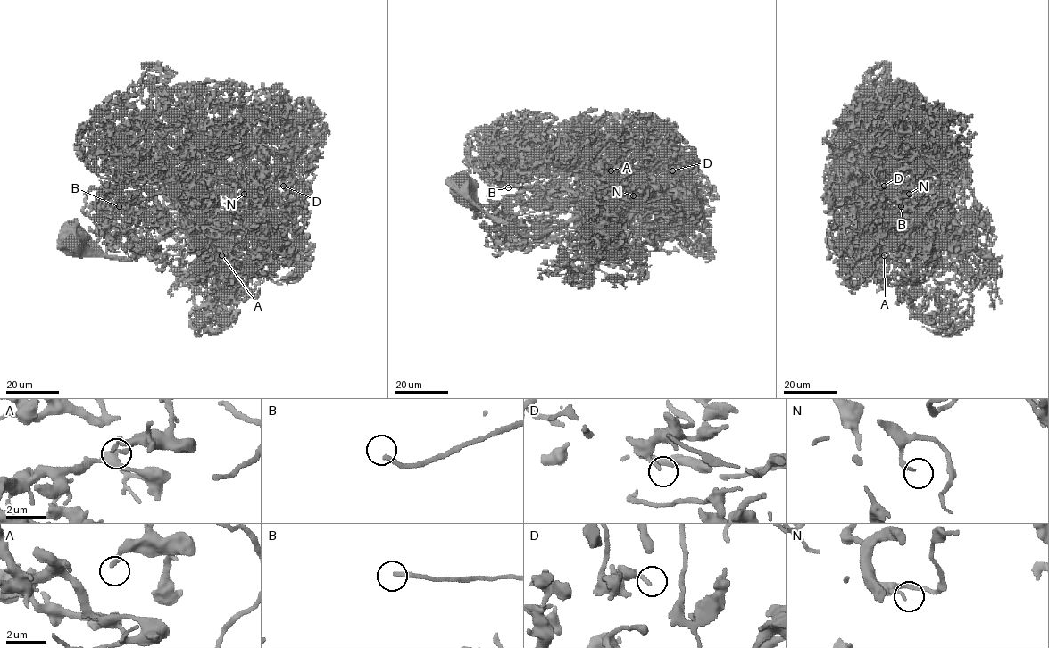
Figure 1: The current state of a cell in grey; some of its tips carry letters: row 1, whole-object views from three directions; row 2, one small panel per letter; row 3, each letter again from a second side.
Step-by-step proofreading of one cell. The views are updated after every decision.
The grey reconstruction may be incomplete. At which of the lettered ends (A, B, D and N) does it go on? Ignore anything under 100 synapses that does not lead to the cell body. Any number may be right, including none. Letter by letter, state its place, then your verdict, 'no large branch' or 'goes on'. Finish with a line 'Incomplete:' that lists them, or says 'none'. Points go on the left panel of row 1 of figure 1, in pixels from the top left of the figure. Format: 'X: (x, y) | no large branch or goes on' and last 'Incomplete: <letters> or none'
A: (221, 255) | no large branch
B: (119, 206) | goes on
D: (283, 186) | no large branch
N: (244, 194) | no large branch
Incomplete: B

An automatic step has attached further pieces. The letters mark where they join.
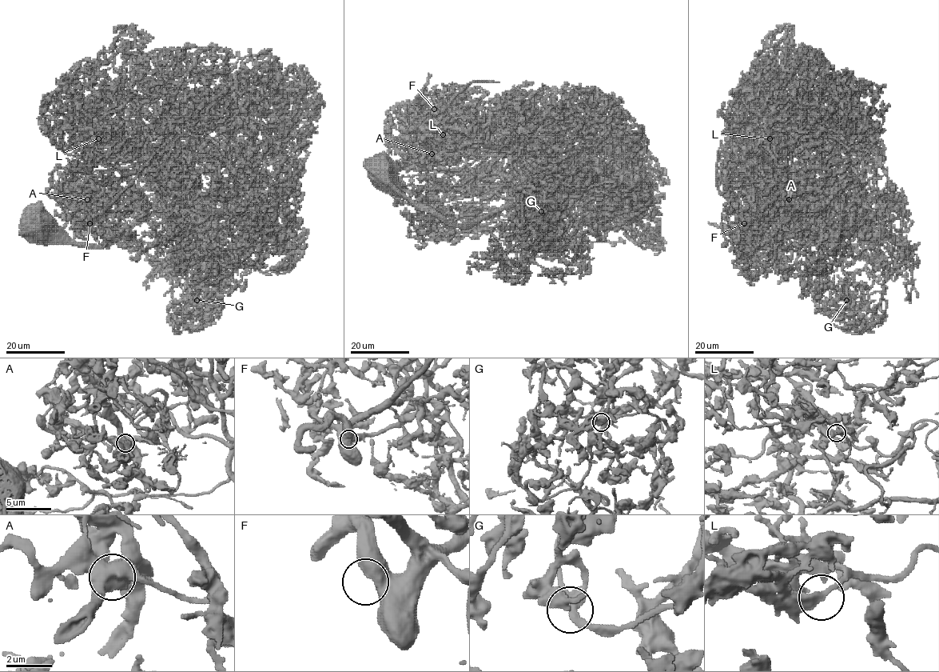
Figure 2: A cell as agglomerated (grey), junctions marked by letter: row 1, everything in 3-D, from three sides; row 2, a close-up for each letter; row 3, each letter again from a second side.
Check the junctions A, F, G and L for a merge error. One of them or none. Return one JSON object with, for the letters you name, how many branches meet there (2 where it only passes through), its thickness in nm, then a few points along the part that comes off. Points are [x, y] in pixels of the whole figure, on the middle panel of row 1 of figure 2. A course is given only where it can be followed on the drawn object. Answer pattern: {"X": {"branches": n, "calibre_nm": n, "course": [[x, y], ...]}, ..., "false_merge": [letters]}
{"A": {"branches": 4, "calibre_nm": 700, "course": [[431, 154], [425, 142], [423, 124], [447, 108], [454, 134], [443, 131], [436, 125], [420, 125], [409, 132]]}, "false_merge": ["A"]}

